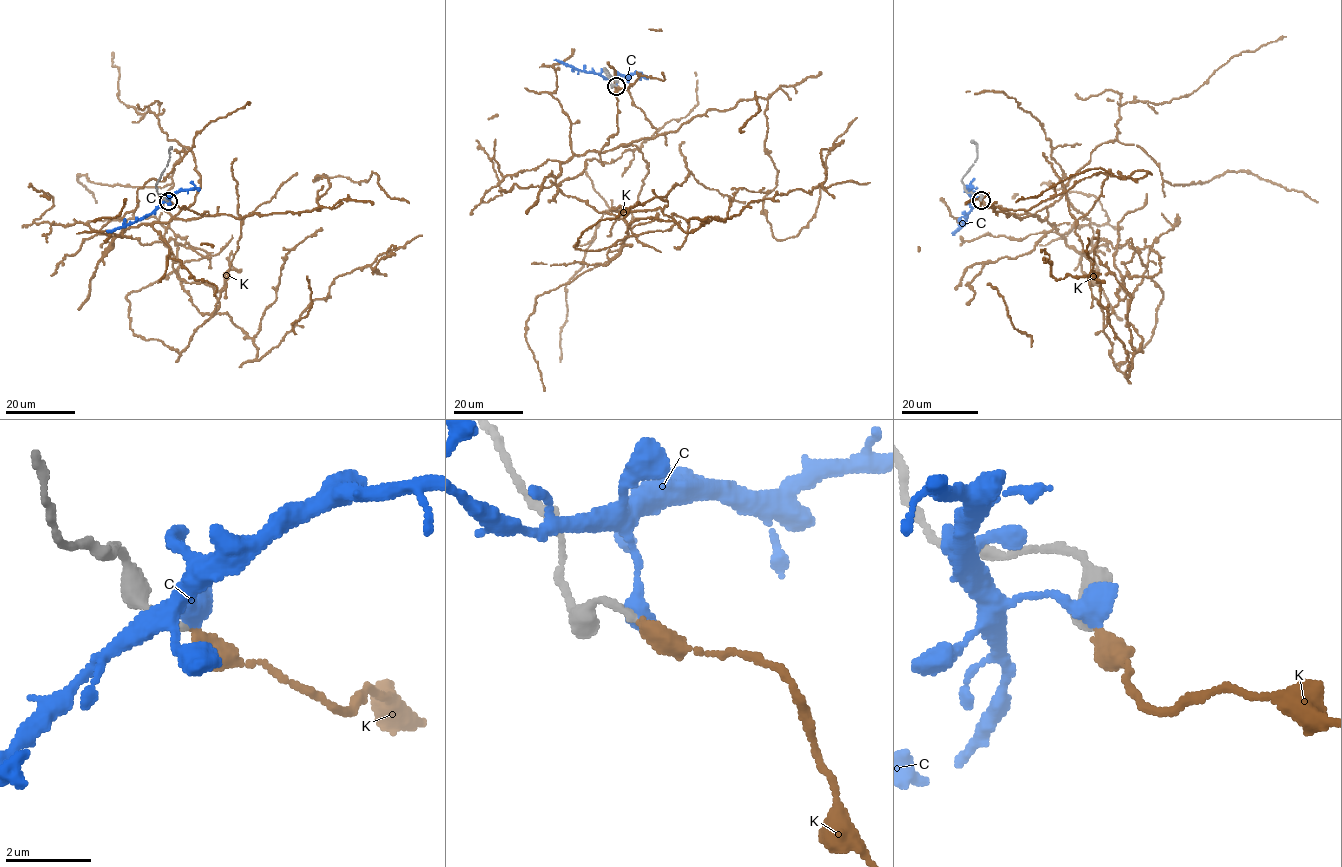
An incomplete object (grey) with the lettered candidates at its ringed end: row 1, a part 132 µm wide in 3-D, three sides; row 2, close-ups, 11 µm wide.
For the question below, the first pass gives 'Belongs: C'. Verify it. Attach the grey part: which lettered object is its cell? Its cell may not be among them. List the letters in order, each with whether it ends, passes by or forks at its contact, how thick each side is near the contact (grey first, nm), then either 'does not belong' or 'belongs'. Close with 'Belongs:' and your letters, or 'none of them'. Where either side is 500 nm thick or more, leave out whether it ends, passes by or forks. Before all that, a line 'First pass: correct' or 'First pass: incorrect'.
First pass: incorrect
C: calibres 170 and 550 nm; does not belong
K: it ends; calibres 170 and 400 nm; belongs
Belongs: K

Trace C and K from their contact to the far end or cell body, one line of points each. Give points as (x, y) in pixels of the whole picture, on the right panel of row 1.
C: (981, 199), (973, 199), (967, 219), (952, 233)
K: (981, 200), (1122, 245), (1116, 367), (1147, 270), (1129, 374), (1098, 274), (1040, 251)

